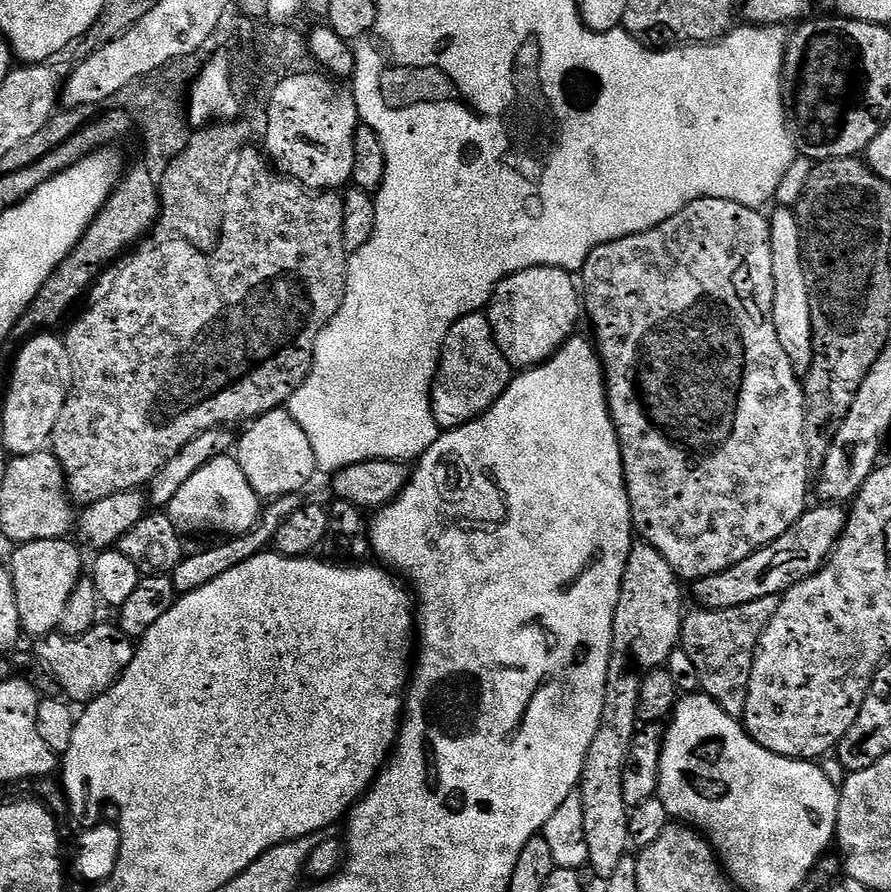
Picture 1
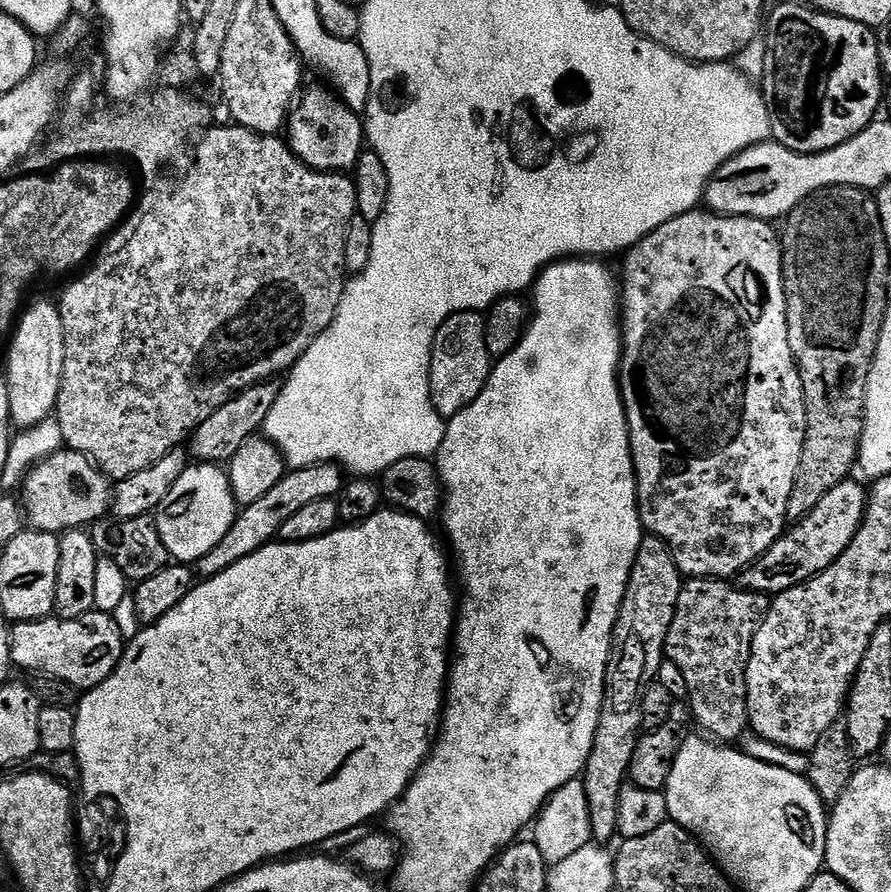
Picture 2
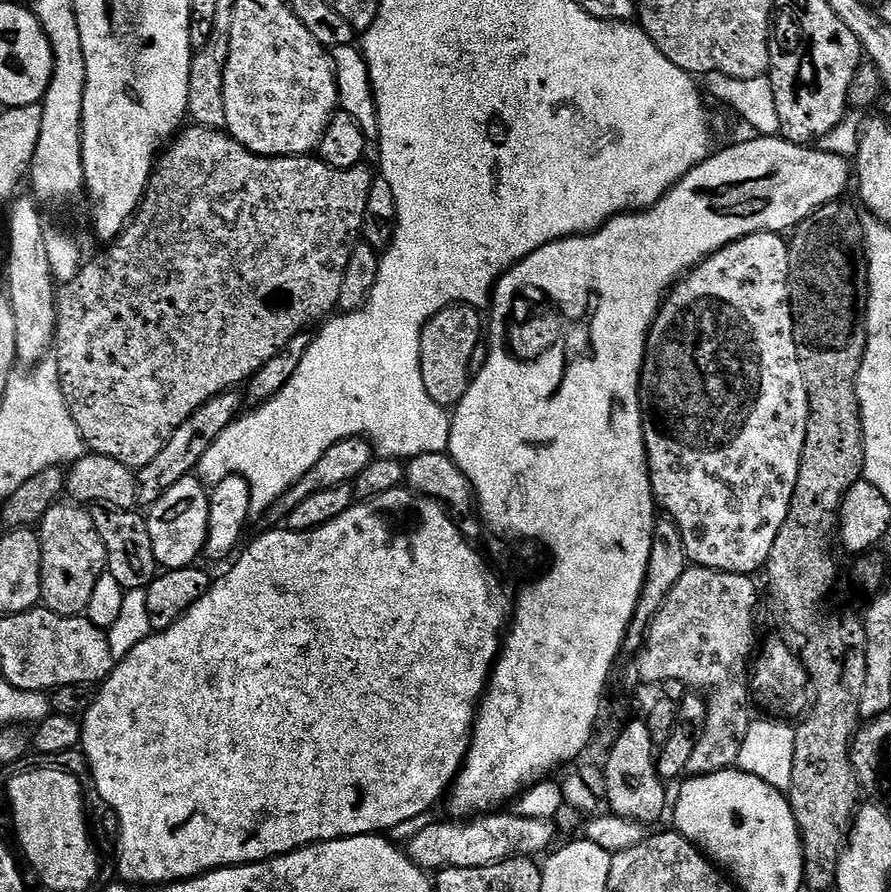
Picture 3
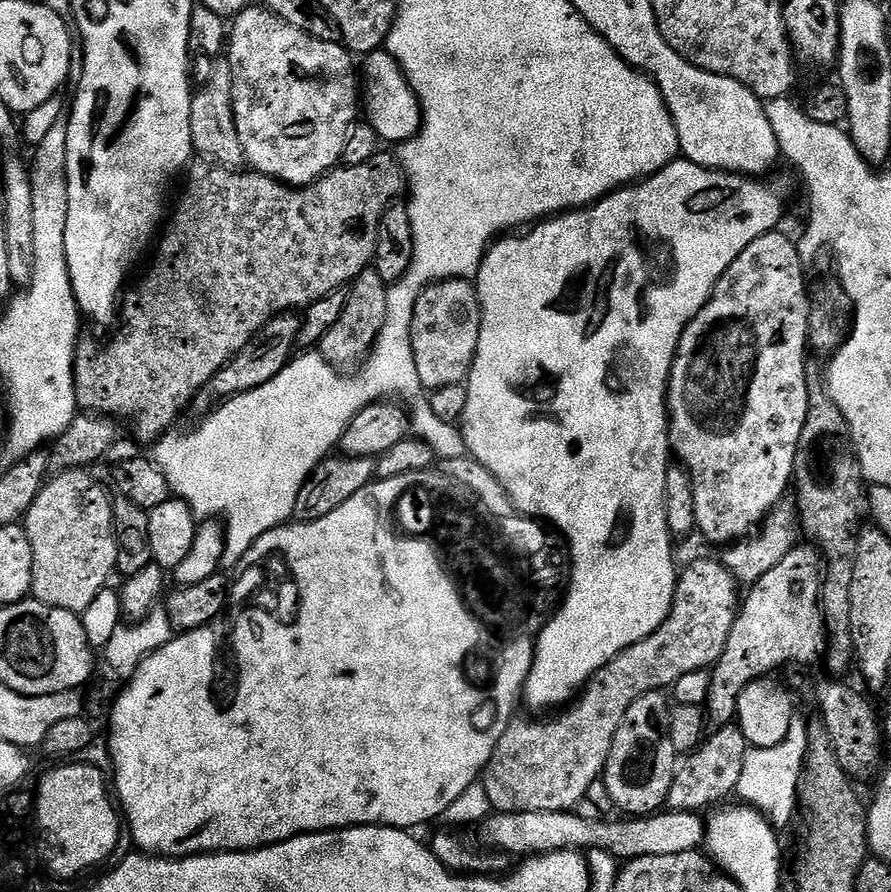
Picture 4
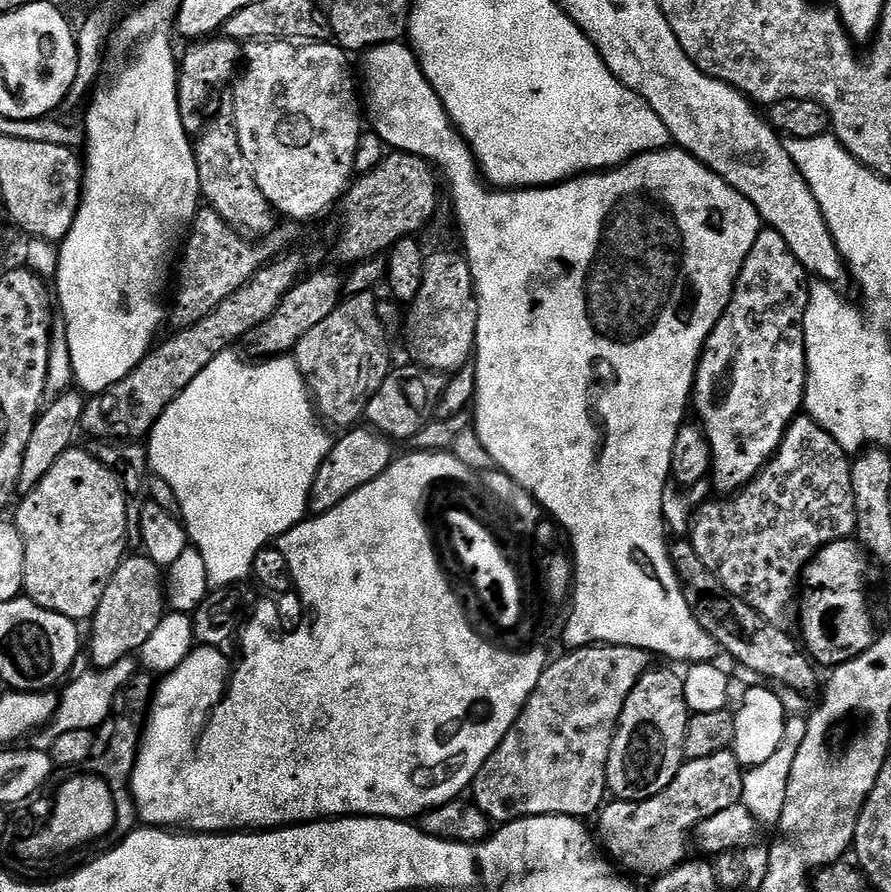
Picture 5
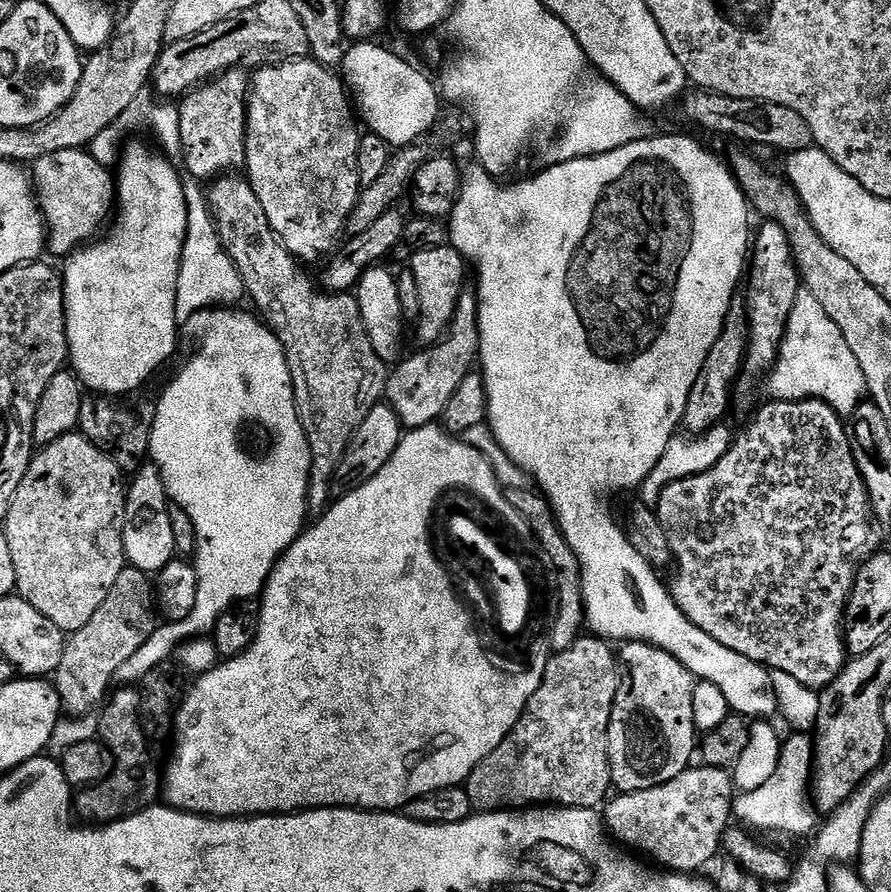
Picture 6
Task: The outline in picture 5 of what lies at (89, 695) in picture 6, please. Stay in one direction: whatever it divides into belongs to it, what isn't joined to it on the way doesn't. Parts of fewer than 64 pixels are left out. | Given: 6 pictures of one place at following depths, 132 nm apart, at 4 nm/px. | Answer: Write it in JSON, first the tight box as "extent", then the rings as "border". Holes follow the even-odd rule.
{"extent":[86,554,166,669],"border":[[[143,554],[129,555],[114,570],[114,578],[110,578],[110,586],[106,586],[106,594],[102,594],[102,602],[98,602],[96,615],[90,621],[92,641],[86,644],[97,669],[109,668],[122,662],[122,658],[139,653],[166,615],[165,581],[161,565]]]}

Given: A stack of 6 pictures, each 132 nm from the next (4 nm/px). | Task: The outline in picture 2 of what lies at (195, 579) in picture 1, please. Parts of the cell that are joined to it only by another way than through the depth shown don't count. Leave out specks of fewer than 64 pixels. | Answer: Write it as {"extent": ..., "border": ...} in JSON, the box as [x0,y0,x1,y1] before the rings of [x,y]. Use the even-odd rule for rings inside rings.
{"extent":[198,462,346,577],"border":[[[335,462],[327,464],[312,464],[309,468],[294,468],[285,471],[284,477],[276,486],[271,487],[264,497],[258,499],[248,507],[241,507],[236,513],[236,521],[232,528],[198,562],[198,572],[201,577],[217,576],[222,570],[230,570],[242,558],[250,558],[259,548],[265,548],[267,544],[273,543],[279,537],[283,524],[296,512],[301,511],[310,502],[319,500],[331,500],[339,497],[340,492],[346,483],[345,469]]]}

